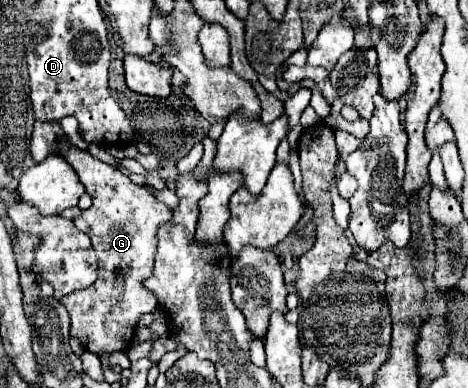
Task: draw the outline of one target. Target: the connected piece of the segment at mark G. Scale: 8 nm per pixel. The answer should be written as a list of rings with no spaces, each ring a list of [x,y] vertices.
[[[70,146],[68,164],[76,170],[86,192],[92,196],[92,206],[82,210],[74,224],[90,236],[98,254],[98,278],[92,286],[64,296],[60,302],[70,314],[70,336],[78,338],[84,350],[96,354],[104,366],[120,372],[120,366],[110,364],[112,352],[126,350],[132,344],[134,330],[144,314],[154,314],[160,304],[156,294],[144,290],[144,278],[152,276],[156,256],[156,230],[172,218],[172,210],[158,202],[144,186],[134,184],[110,164],[100,162],[86,150]]]

